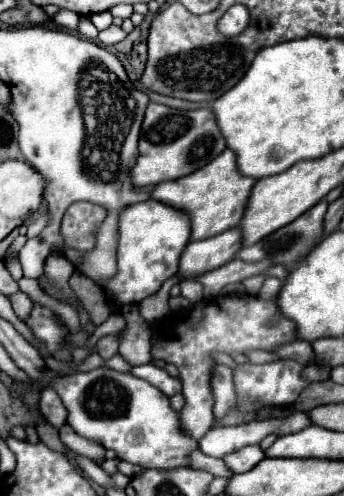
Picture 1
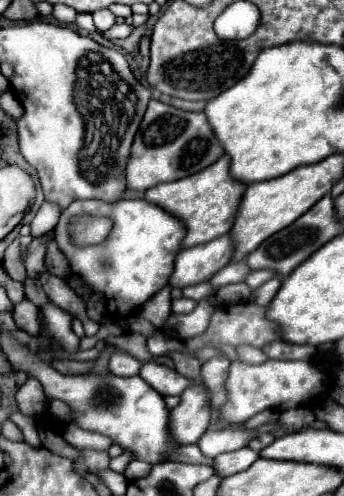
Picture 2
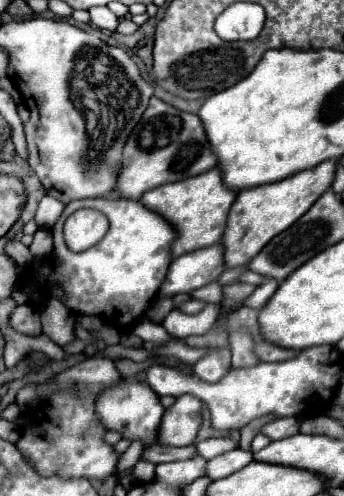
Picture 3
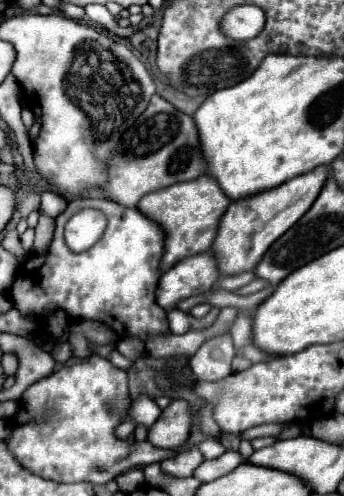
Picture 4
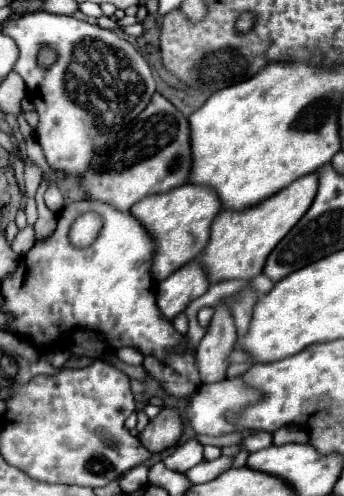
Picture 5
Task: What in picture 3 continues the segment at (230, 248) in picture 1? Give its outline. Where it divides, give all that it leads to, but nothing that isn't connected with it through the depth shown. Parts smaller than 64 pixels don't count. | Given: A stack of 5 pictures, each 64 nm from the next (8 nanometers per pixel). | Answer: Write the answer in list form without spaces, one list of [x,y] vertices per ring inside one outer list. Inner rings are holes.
[[[220,242],[212,244],[212,246],[206,246],[206,248],[200,248],[196,252],[182,254],[182,256],[172,260],[170,274],[166,276],[158,296],[174,296],[178,292],[192,292],[192,290],[202,288],[202,286],[206,286],[210,282],[216,282],[222,272],[224,272],[224,248],[220,246]]]

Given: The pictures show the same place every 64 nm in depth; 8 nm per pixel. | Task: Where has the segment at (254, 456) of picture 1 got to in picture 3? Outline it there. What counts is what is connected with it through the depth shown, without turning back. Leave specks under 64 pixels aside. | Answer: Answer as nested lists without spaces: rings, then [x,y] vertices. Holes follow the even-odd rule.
[[[236,448],[236,450],[230,450],[230,452],[224,452],[216,458],[212,458],[208,462],[208,478],[212,480],[220,480],[220,478],[226,478],[228,474],[234,474],[238,470],[242,470],[244,466],[248,466],[250,462],[254,460],[252,452],[246,452],[242,448]]]

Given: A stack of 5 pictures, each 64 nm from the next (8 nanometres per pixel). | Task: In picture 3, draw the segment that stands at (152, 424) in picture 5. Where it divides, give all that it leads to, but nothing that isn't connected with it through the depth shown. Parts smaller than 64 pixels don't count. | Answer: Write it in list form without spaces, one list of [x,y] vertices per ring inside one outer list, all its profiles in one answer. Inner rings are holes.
[[[184,394],[164,412],[158,442],[166,446],[188,446],[196,440],[202,426],[202,402],[192,394]]]

